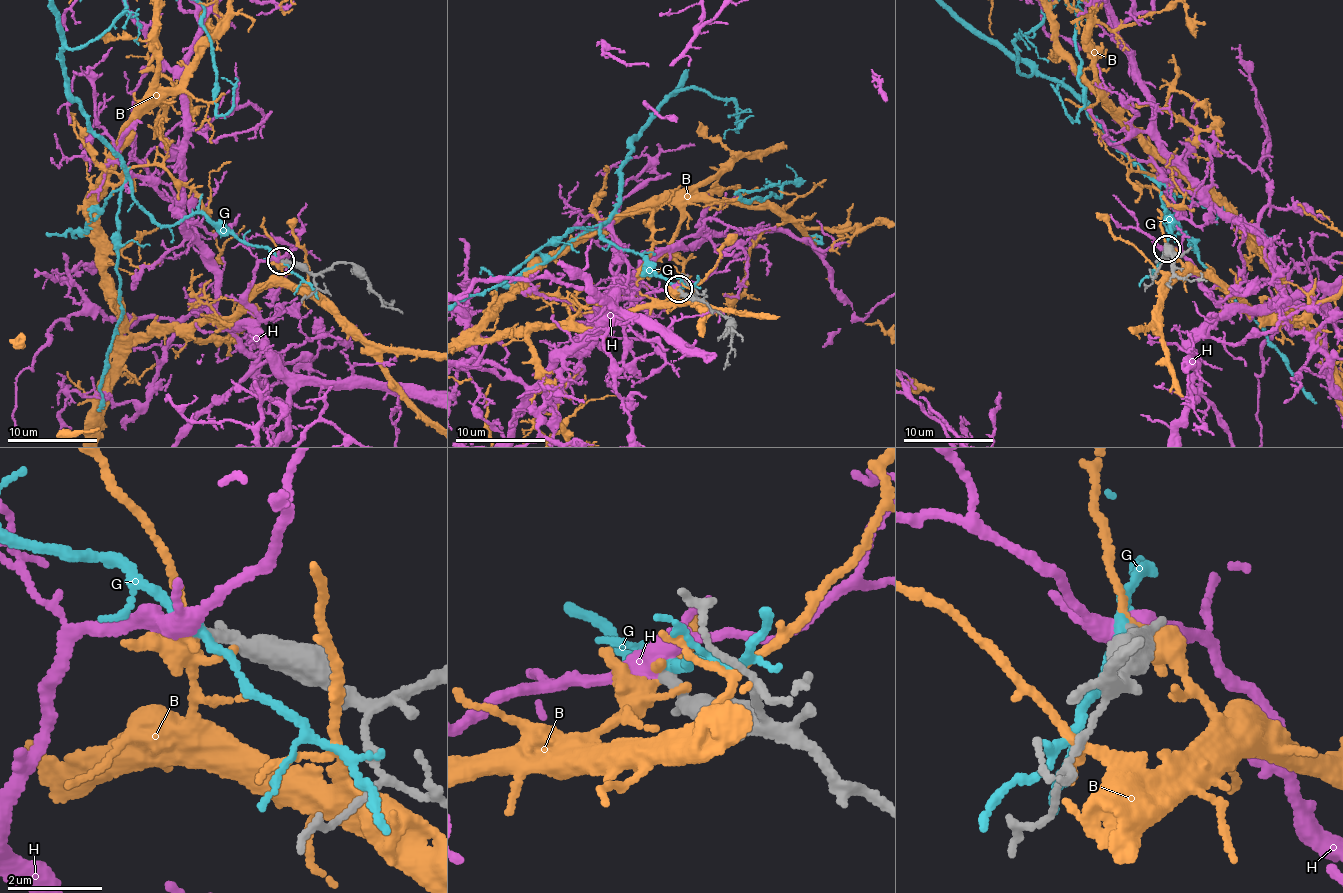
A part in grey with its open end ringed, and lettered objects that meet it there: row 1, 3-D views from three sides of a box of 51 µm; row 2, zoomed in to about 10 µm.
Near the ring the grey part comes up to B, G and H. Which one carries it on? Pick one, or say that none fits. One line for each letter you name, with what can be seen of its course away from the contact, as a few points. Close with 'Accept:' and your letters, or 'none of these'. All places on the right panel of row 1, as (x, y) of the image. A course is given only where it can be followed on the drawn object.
Accept: H

